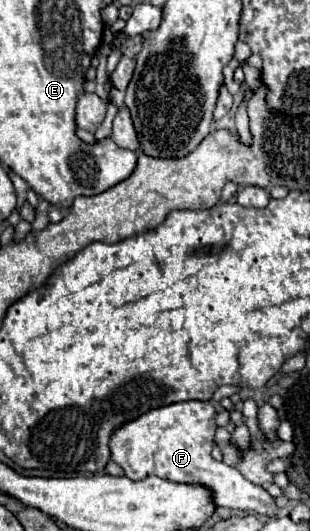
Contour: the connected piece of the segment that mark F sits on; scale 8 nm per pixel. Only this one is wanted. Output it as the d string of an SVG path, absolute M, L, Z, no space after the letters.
M182 401L146 411L144 415L126 421L110 435L110 459L124 469L124 475L132 481L146 479L150 475L202 485L212 491L214 505L256 511L258 515L274 515L276 503L264 487L258 487L242 477L242 473L222 461L212 459L212 441L216 433L216 411L210 401Z

